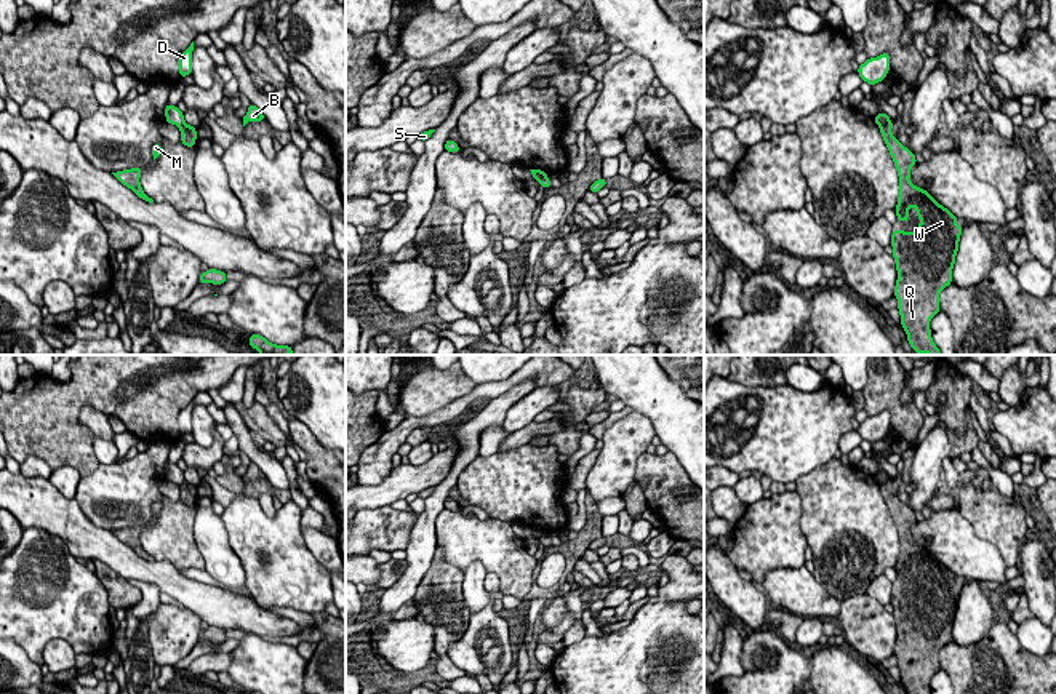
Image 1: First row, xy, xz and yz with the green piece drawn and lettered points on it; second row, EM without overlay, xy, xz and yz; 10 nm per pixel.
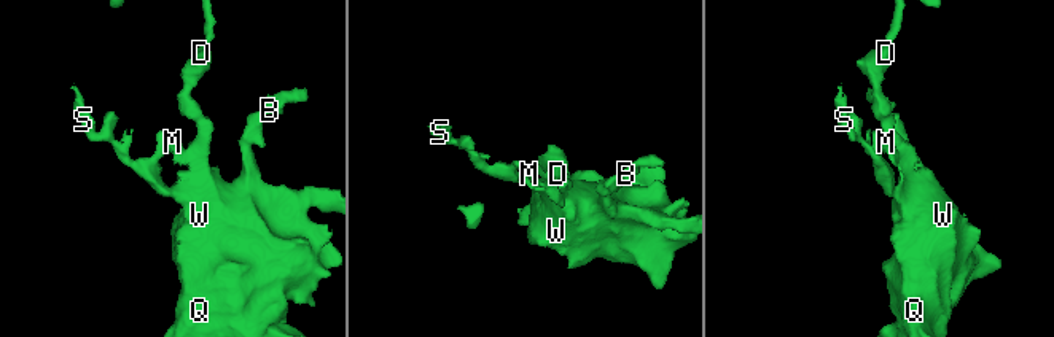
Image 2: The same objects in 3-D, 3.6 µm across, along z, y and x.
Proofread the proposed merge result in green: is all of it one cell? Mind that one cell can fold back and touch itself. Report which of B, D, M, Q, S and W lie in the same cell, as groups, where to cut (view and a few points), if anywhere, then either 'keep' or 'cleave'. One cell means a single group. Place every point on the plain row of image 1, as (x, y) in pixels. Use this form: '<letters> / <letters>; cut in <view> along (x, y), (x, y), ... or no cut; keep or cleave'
B M Q S W / D; cut in yz along (890, 478), (880, 485); cleave

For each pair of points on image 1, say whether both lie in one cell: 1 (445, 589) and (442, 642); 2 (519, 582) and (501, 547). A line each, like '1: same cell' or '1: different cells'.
1: same cell
2: same cell

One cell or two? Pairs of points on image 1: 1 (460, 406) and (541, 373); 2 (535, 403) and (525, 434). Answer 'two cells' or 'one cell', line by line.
1: one cell
2: two cells

